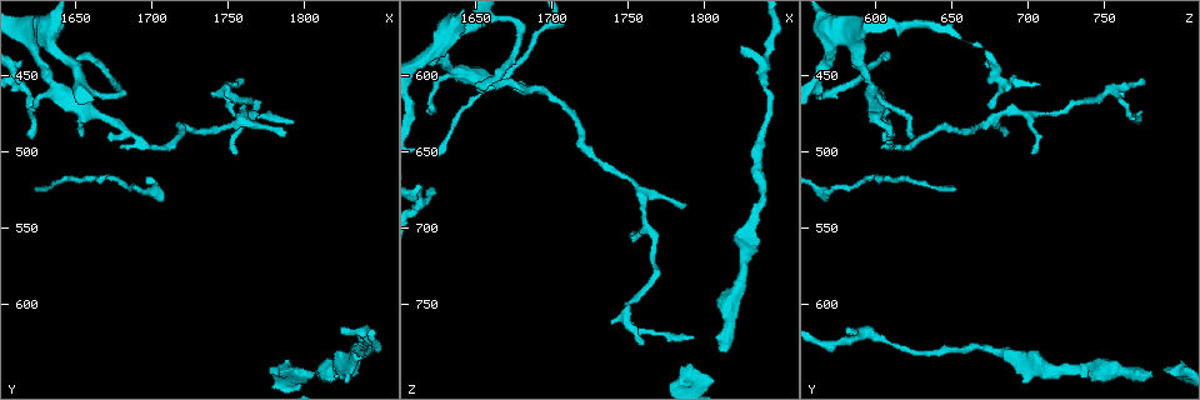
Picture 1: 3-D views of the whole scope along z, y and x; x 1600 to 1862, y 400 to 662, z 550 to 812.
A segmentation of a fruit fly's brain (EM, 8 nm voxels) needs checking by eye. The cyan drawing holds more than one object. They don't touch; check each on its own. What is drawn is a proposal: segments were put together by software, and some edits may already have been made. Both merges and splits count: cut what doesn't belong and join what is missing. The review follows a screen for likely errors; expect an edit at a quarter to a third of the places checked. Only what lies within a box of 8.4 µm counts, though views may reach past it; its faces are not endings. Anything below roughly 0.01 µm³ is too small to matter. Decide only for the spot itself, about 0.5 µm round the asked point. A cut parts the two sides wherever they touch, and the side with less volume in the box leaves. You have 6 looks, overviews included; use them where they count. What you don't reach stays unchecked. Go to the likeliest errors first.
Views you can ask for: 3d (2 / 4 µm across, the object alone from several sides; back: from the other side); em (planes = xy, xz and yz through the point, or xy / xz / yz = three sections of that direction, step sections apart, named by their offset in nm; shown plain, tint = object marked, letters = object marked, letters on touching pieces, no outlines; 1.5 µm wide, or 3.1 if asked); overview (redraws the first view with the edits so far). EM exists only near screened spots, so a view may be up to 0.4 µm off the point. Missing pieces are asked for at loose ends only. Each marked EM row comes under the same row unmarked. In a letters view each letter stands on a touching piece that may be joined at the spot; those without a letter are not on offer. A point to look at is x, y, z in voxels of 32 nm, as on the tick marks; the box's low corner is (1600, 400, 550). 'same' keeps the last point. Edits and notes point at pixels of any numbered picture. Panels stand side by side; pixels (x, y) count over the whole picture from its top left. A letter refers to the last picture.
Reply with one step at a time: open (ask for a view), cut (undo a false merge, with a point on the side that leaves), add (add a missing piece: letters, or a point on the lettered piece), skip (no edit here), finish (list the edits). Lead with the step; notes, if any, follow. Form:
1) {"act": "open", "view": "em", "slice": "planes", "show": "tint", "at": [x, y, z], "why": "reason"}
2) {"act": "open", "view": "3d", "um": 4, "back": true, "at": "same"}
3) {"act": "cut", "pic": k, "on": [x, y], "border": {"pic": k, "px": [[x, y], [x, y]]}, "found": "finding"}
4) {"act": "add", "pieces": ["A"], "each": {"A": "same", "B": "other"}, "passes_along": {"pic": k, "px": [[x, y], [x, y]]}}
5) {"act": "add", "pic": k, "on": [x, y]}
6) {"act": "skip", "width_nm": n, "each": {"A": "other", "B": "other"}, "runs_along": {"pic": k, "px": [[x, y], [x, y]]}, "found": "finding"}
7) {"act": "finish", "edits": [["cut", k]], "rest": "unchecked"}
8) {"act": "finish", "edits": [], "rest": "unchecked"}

{"act": "open", "view": "em", "slice": "xy", "step": 8, "show": "letters", "at": [1622, 470, 676], "why": "an open end"}

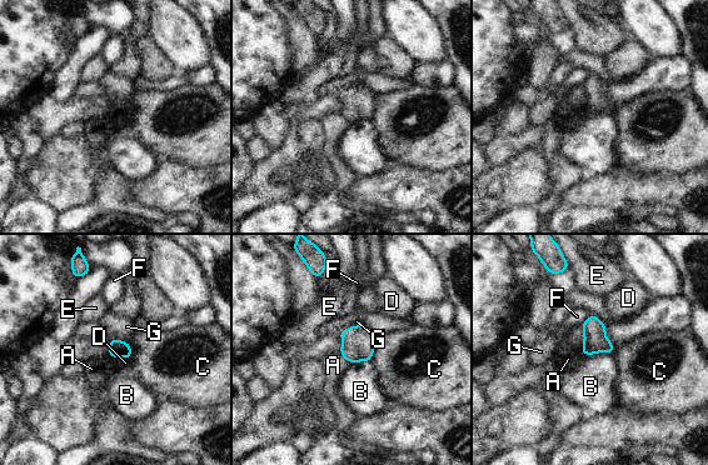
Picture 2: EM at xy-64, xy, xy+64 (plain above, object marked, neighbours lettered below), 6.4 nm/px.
{"act": "open", "view": "em", "slice": "xz", "step": 8, "show": "letters", "at": "same"}

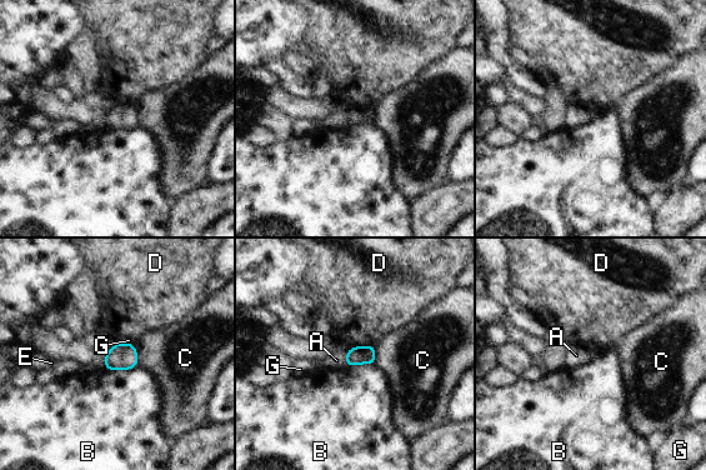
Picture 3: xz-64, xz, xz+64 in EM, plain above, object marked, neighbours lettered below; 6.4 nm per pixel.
{"act": "skip", "each": {"A": "other", "B": "other", "C": "other", "D": "other", "E": "other", "G": "other"}, "border": {"pic": 3, "px": [[133, 344], [136, 351], [138, 365]]}, "found": "none of them fits"}

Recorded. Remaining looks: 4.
{"act": "open", "view": "em", "slice": "planes", "show": "tint", "at": [1620, 490, 624], "why": "thin end"}

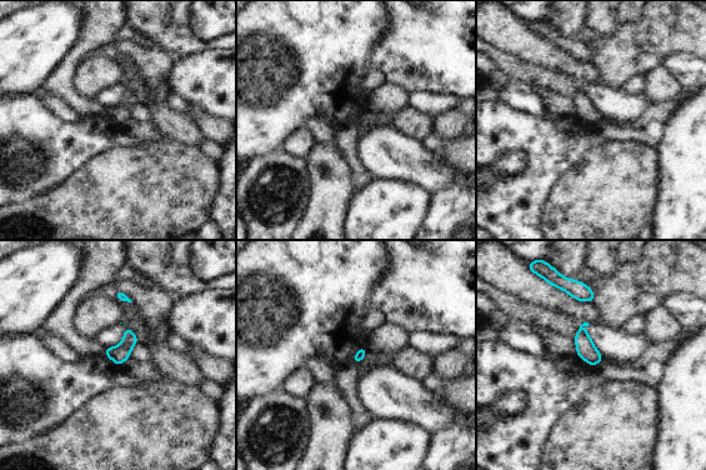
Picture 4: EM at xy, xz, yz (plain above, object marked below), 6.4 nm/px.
{"act": "open", "view": "em", "slice": "planes", "show": "letters", "at": "same", "why": "what lies round it"}

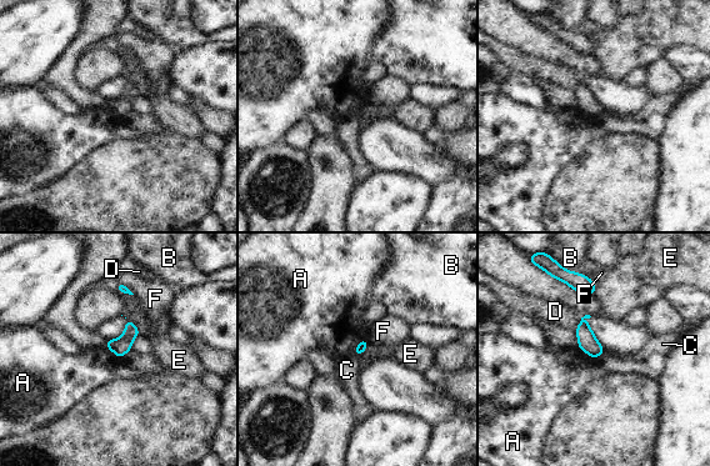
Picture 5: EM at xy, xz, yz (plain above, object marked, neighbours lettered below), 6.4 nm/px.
{"act": "skip", "width_nm": 70, "each": {"A": "other", "B": "other", "C": "other", "D": "other", "E": "other", "F": "other"}, "border": {"pic": 5, "px": [[366, 339], [358, 344], [354, 352]]}, "found": "no lettered piece goes on from it"}

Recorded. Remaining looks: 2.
{"act": "open", "view": "em", "slice": "yz", "step": 4, "show": "tint", "at": [1838, 620, 592], "why": "arms part here"}

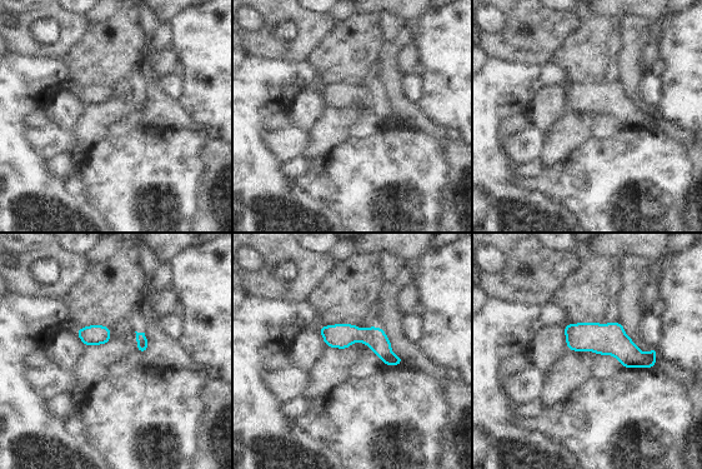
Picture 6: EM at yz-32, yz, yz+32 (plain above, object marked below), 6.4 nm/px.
{"act": "open", "view": "em", "slice": "planes", "show": "letters", "at": "same"}

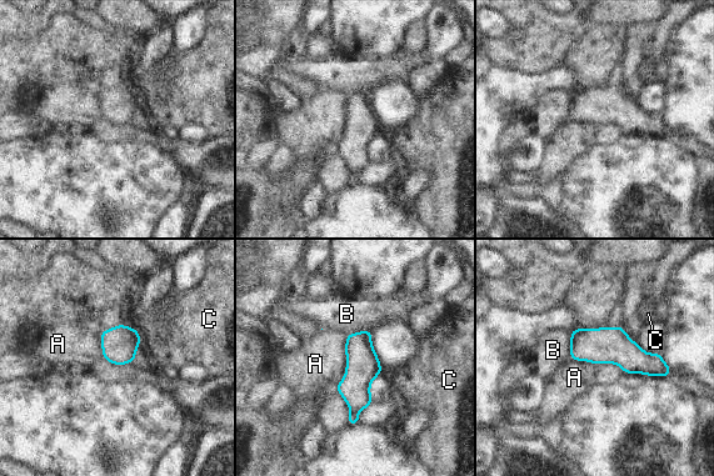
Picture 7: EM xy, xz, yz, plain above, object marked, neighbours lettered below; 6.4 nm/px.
{"act": "skip", "longest_contact_nm": ["A", 320], "each": {"A": "other", "B": "other", "C": "other"}, "found": "all the same neuron"}

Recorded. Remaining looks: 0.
{"act": "finish", "edits": [], "rest": "unchecked"}

